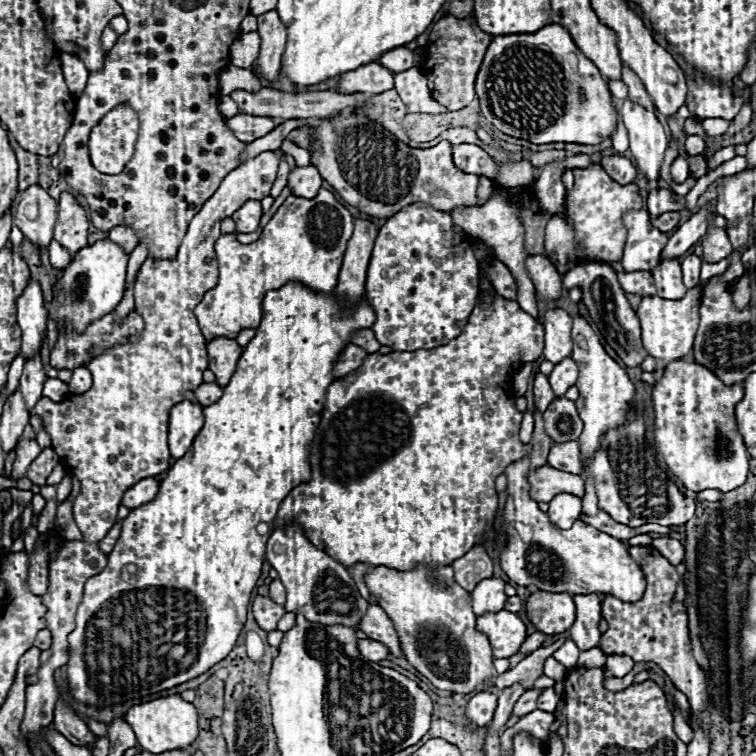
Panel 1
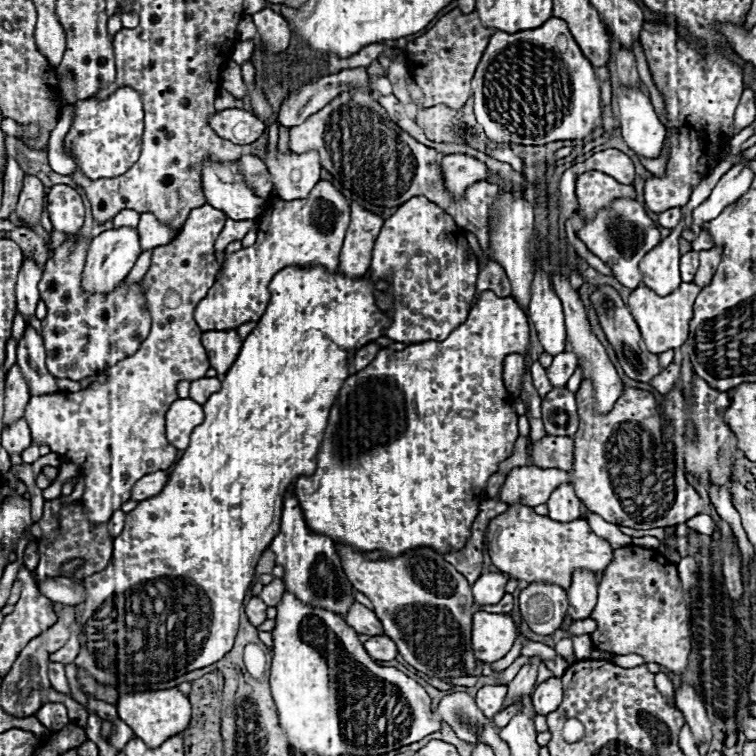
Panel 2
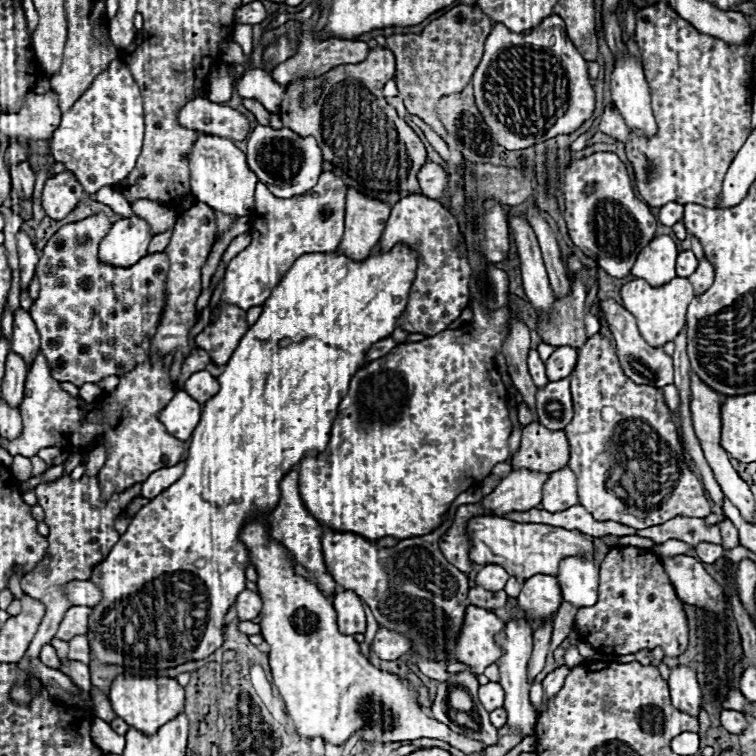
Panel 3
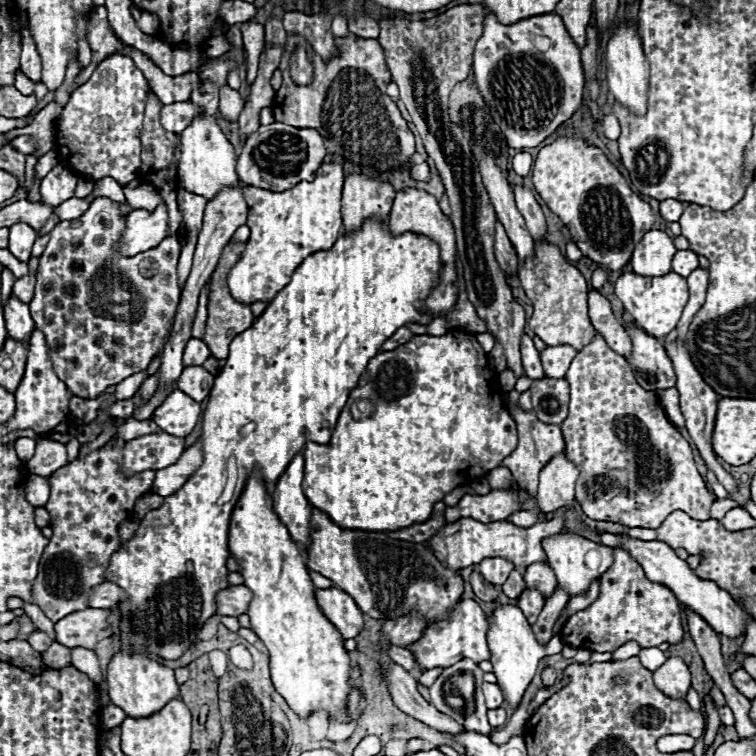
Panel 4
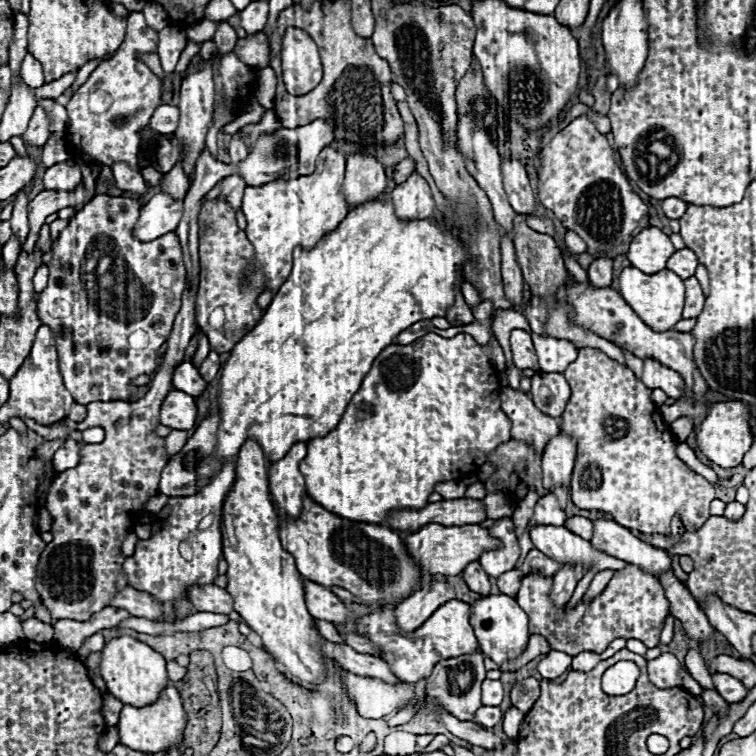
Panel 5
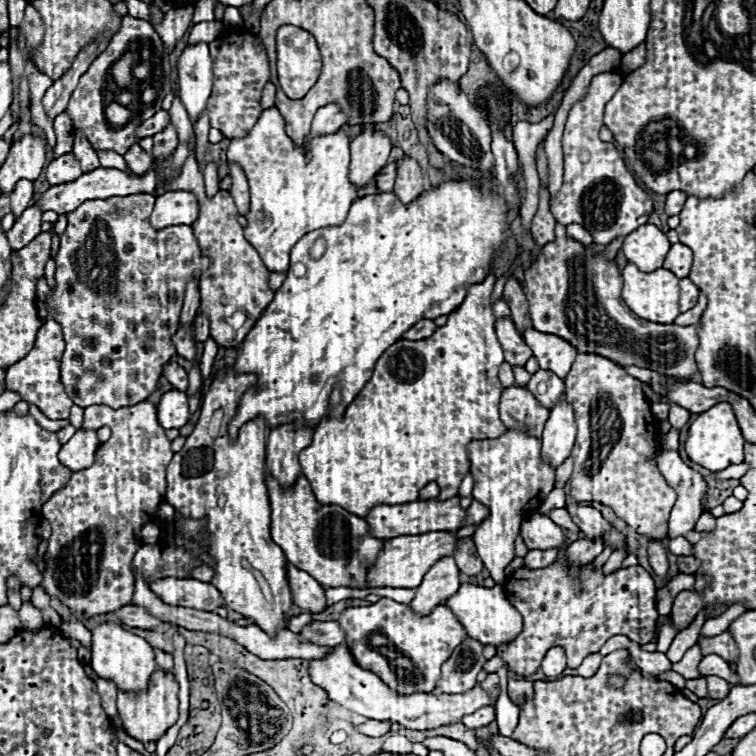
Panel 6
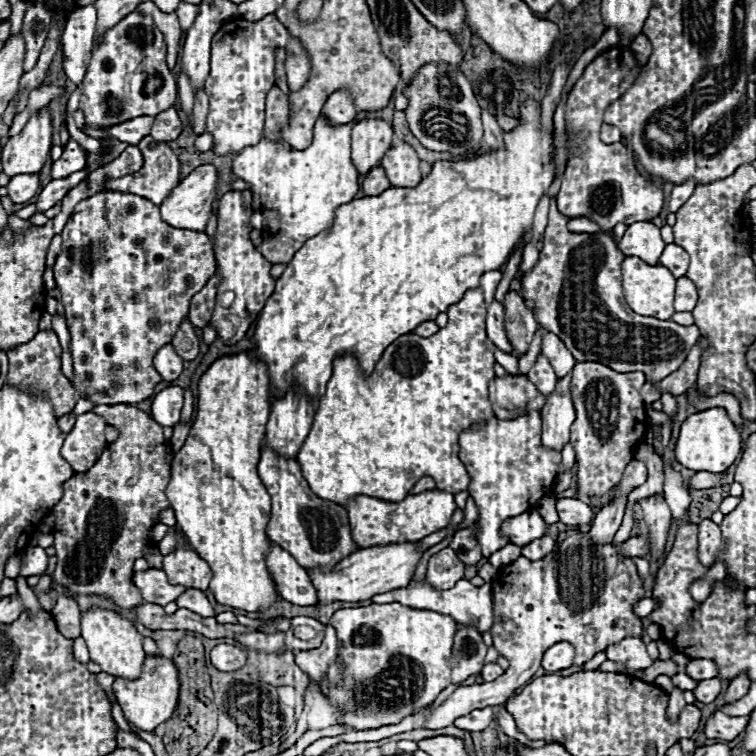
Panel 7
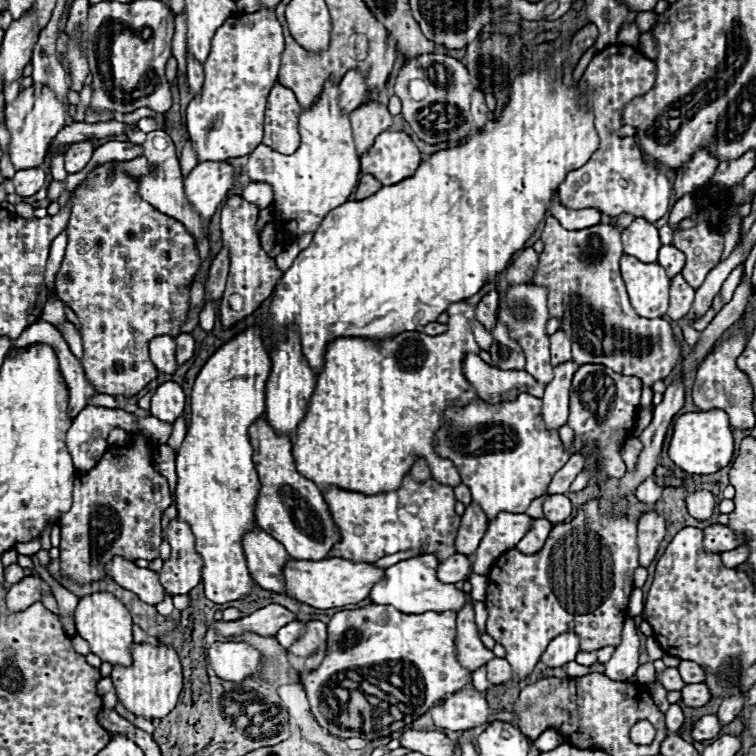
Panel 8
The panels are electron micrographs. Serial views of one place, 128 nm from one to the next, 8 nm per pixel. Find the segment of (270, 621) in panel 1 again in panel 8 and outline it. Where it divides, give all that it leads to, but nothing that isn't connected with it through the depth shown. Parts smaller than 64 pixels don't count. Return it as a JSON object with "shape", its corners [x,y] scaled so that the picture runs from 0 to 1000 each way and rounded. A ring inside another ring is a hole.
{"shape":[[[151,738],[143,746],[143,759],[153,772],[183,786],[185,794],[190,794],[193,799],[209,799],[222,786],[214,778],[214,772],[209,772],[209,757],[196,751],[183,751],[177,743]]]}

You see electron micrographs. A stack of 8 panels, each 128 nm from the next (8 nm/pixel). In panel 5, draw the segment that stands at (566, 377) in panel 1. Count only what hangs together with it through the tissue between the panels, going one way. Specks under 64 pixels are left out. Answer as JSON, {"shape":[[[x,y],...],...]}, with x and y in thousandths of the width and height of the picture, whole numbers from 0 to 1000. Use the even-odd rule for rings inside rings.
{"shape":[[[704,442],[704,450],[706,450],[706,460],[709,460],[709,468],[714,471],[714,489],[717,492],[746,492],[749,484],[754,479],[759,479],[759,471],[765,471],[765,460],[759,455],[754,455],[751,450],[733,450],[733,447],[725,447],[725,444],[706,444]]]}

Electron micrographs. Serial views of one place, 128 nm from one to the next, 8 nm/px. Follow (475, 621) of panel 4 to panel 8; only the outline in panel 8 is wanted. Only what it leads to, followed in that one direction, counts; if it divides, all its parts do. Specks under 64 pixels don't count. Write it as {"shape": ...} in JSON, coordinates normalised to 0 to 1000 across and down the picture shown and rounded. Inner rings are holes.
{"shape":[[[487,799],[471,807],[452,807],[434,823],[434,857],[421,886],[397,892],[397,902],[407,918],[410,939],[418,952],[437,971],[447,976],[484,976],[513,974],[574,934],[595,915],[614,910],[624,892],[616,889],[603,873],[603,812],[601,810],[561,810],[532,812],[519,802]]]}

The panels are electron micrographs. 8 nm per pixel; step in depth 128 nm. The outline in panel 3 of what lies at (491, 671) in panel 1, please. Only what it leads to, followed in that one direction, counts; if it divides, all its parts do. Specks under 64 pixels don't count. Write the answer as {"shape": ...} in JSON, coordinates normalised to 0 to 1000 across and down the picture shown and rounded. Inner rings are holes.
{"shape":[[[585,696],[582,701],[577,701],[571,706],[529,714],[521,725],[513,725],[513,728],[503,728],[497,722],[497,717],[487,717],[471,706],[442,704],[437,698],[429,698],[429,709],[426,709],[429,741],[431,741],[431,749],[434,749],[437,759],[442,762],[442,767],[450,775],[455,775],[458,780],[471,783],[492,804],[492,812],[497,815],[497,820],[505,831],[534,839],[545,849],[542,862],[548,862],[563,873],[574,873],[574,876],[579,876],[582,868],[587,868],[590,862],[595,862],[603,854],[606,841],[611,836],[614,812],[619,804],[616,791],[619,791],[619,780],[622,780],[619,762],[614,757],[608,757],[606,751],[601,751],[585,735],[585,730],[579,725],[579,712],[587,701],[590,698]]]}

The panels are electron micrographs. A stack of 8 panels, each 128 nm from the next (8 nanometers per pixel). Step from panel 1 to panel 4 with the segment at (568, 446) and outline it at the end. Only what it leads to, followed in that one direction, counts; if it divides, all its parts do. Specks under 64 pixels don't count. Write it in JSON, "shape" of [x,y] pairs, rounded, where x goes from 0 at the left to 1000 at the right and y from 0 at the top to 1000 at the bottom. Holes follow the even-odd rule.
{"shape":[[[685,537],[677,542],[677,550],[685,561],[685,590],[683,595],[661,614],[661,616],[669,616],[677,622],[677,630],[680,635],[698,651],[709,653],[712,648],[712,627],[714,622],[738,601],[746,598],[746,579],[743,579],[743,571],[741,571],[741,563],[733,563],[733,561],[720,561],[714,558],[706,545],[693,545],[688,542]]]}

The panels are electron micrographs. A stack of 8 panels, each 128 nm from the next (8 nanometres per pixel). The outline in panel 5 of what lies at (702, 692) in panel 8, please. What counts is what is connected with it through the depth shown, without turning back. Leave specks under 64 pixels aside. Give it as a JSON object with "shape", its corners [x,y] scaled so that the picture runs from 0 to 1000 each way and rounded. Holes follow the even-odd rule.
{"shape":[[[944,892],[942,894],[944,899],[944,907],[950,913],[950,918],[963,929],[963,931],[971,931],[971,929],[979,929],[987,918],[989,918],[989,910],[971,894],[966,892]]]}

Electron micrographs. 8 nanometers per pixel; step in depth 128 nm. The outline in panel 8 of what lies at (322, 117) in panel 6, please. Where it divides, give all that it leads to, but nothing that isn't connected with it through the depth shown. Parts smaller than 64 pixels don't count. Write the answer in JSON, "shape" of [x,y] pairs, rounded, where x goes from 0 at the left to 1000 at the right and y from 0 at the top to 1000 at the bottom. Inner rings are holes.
{"shape":[[[463,93],[455,98],[450,114],[447,114],[447,140],[455,151],[463,151],[484,132],[484,111],[481,101],[471,93]]]}

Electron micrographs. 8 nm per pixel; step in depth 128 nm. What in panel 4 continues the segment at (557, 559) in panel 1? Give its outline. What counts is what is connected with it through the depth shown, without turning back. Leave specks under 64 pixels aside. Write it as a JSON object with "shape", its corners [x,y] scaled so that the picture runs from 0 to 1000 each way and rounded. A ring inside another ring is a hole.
{"shape":[[[738,675],[733,680],[730,688],[725,690],[712,690],[701,698],[688,698],[677,690],[669,688],[659,688],[659,690],[648,690],[648,693],[638,693],[632,688],[624,685],[608,685],[598,693],[590,693],[577,709],[571,709],[563,720],[574,728],[574,733],[593,749],[601,754],[611,754],[616,749],[624,746],[635,746],[640,738],[667,738],[675,741],[680,746],[680,751],[690,751],[696,754],[701,746],[709,743],[725,743],[722,730],[717,728],[717,714],[743,706],[743,685],[741,685],[743,675]]]}

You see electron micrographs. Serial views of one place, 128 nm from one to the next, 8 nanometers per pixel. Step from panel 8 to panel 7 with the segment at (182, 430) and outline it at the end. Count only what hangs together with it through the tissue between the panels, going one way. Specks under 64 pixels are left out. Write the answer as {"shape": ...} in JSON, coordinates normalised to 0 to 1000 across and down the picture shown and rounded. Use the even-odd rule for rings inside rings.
{"shape":[[[246,513],[243,519],[243,540],[241,540],[241,556],[238,558],[249,558],[254,553],[254,542],[257,542],[257,521],[251,513]]]}

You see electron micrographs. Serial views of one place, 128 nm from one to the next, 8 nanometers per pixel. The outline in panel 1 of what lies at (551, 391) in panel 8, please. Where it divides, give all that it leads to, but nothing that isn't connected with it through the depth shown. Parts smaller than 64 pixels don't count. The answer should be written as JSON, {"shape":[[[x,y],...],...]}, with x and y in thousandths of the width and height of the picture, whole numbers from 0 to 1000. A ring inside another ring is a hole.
{"shape":[[[738,653],[730,664],[728,664],[728,675],[725,675],[725,685],[733,696],[749,701],[759,693],[759,688],[765,688],[770,677],[770,661],[765,656],[757,653]]]}

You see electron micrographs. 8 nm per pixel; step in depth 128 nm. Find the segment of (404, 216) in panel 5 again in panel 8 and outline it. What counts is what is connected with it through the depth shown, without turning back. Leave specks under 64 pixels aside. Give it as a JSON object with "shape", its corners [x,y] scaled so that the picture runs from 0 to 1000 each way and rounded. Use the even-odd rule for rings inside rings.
{"shape":[[[505,175],[495,193],[476,209],[479,230],[492,230],[508,246],[526,243],[548,233],[558,214],[550,190],[534,175]]]}

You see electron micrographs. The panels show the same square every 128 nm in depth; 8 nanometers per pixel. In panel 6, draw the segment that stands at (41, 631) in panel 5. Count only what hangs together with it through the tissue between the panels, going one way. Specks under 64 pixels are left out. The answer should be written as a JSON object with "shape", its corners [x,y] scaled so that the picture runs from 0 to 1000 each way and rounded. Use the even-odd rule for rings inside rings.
{"shape":[[[40,796],[29,799],[26,804],[26,823],[29,823],[29,833],[37,833],[37,836],[50,836],[53,831],[58,831],[58,820],[56,820],[56,812],[50,804],[45,804]]]}

